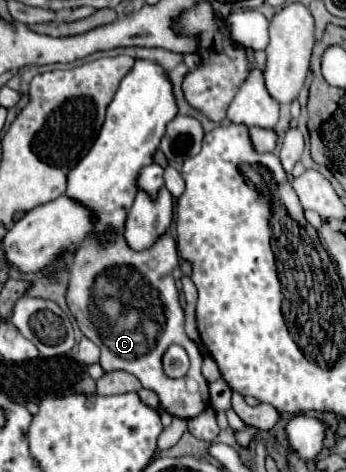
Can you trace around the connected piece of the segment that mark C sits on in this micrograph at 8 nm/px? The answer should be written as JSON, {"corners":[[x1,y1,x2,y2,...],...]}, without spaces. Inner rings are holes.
{"corners":[[166,233,150,251,132,251,118,235,108,247,86,237,70,265,70,283,66,301,78,321,80,331,100,345,100,365,106,373,126,371,138,377,142,387,158,393,162,407,182,419,200,415,208,403,208,383,200,373,202,355,196,343,184,331,184,311,178,301,178,289,172,269,178,265,176,241],[118,305,118,315,116,315],[168,345,182,345,190,357,188,375,168,379,162,373,162,353]]}

